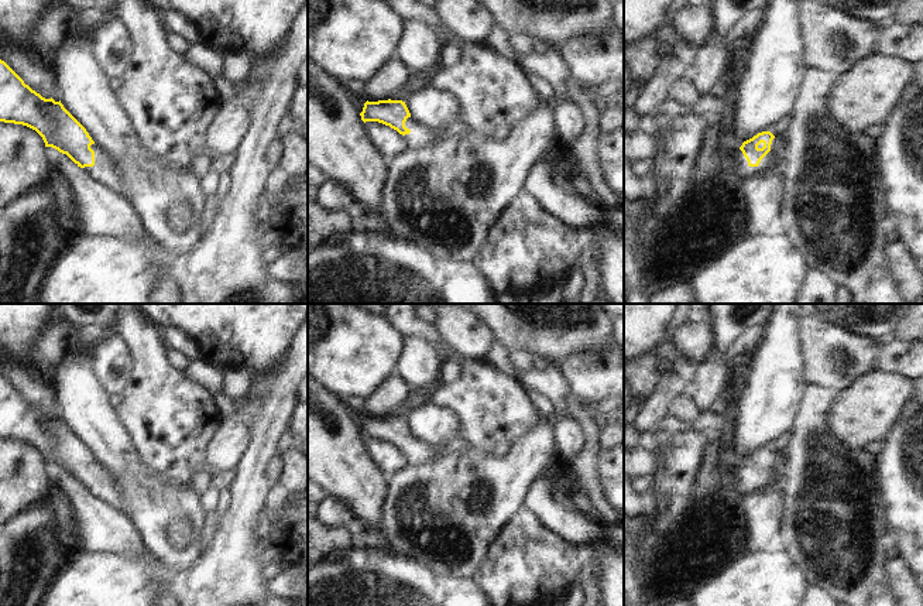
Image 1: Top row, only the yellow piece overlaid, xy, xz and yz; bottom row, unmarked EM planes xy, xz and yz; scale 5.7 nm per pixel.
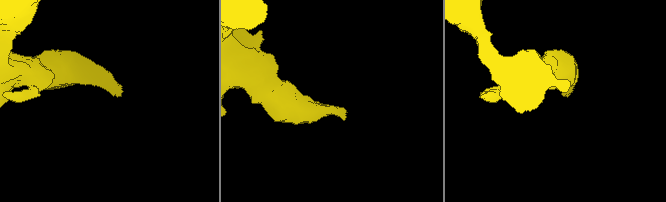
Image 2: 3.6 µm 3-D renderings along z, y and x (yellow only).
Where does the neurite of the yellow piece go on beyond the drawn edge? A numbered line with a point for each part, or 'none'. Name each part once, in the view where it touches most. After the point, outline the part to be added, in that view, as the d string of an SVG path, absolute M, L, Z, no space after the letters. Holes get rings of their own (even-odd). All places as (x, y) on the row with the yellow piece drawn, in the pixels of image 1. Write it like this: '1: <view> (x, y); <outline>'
1: yz (774, 160); M775 137L771 144L771 151L761 160L758 167L749 167L747 158L740 150L735 155L735 161L738 164L738 172L744 178L758 177L766 171L775 171L782 168L785 164L783 154L778 151L778 138Z

